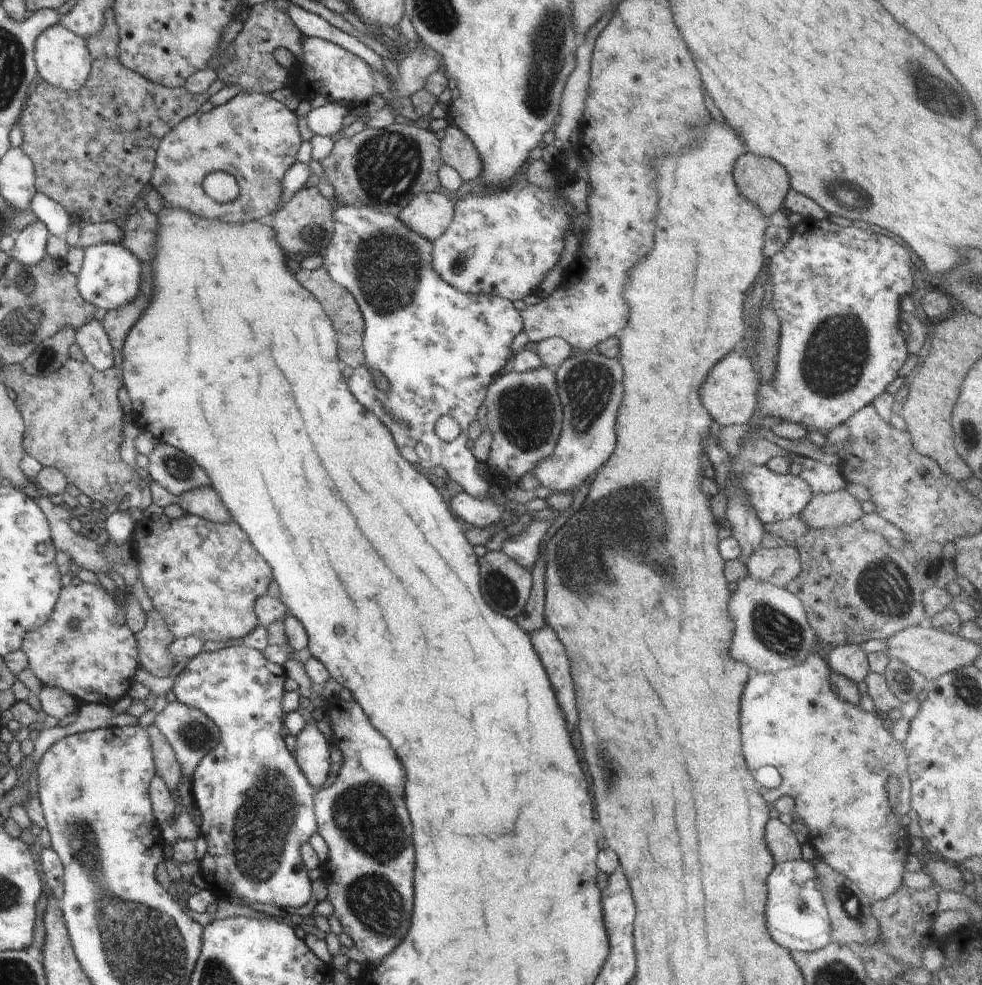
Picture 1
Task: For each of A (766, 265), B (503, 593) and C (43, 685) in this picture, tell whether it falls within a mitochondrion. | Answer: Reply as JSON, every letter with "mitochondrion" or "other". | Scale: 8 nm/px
{"A":"other","B":"mitochondrion","C":"other"}

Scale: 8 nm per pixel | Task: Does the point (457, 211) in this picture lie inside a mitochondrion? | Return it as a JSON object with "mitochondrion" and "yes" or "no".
{"mitochondrion":"no"}

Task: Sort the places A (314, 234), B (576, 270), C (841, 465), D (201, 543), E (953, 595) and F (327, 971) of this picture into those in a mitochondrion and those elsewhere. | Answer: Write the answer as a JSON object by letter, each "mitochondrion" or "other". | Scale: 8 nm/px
{"A":"mitochondrion","B":"other","C":"other","D":"other","E":"other","F":"other"}

